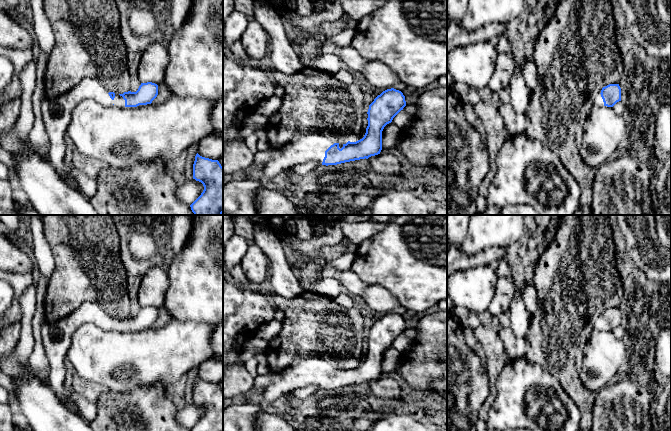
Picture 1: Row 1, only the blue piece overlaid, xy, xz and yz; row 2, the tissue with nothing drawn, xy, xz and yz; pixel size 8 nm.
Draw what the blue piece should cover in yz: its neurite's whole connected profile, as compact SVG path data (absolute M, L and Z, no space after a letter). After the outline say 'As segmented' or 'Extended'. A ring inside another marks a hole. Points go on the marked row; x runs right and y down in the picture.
M609 84L594 95L594 102L600 106L613 107L619 101L621 101L619 84Z. Extended

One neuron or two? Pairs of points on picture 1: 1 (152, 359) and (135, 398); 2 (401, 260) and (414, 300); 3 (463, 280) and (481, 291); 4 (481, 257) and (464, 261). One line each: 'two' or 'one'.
1: two
2: one
3: one
4: one

